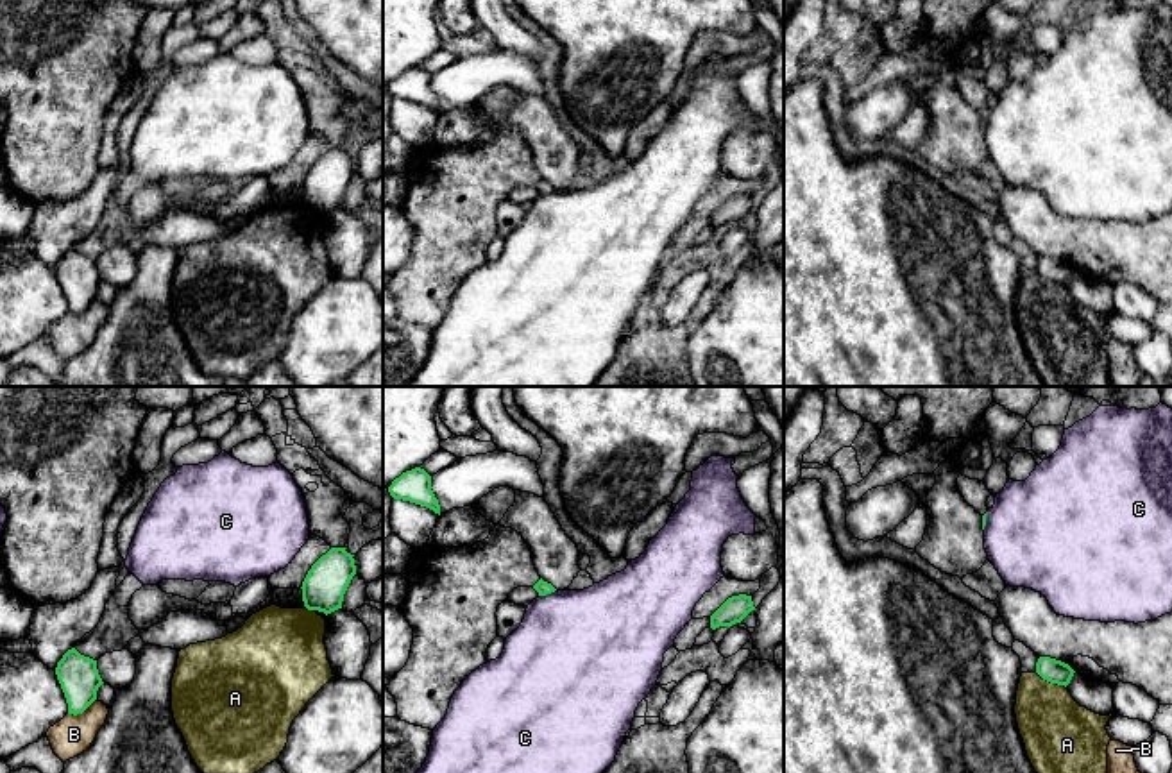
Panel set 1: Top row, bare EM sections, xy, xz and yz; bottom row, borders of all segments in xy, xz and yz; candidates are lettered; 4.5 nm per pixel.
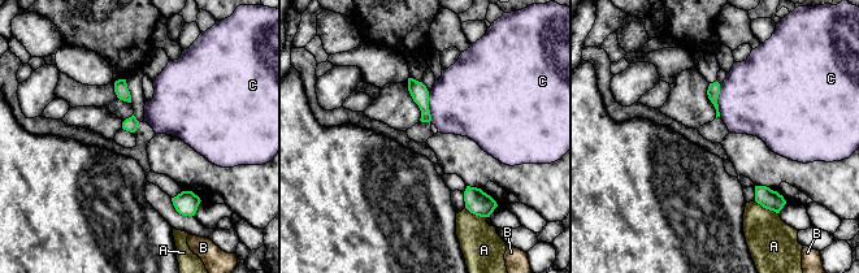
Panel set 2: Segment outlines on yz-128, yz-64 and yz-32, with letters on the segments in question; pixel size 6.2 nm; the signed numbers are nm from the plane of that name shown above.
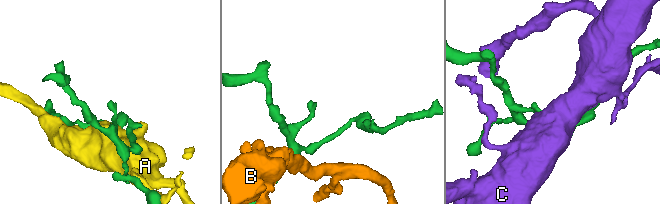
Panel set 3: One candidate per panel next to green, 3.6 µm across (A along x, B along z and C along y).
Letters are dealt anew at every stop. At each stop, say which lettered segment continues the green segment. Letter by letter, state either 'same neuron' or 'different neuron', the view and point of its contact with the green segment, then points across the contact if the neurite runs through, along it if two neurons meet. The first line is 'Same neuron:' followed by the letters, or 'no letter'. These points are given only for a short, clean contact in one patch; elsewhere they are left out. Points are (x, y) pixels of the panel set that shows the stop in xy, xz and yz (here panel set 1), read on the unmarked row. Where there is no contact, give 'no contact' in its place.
Same neuron: no letter
A: different neuron; meets green in yz at (1051, 281)
B: different neuron; meets green in xy at (81, 312); border along xy (95, 297), (81, 312), (68, 314)
C: different neuron; meets green in xz at (546, 192); border along xz (555, 188), (539, 195)

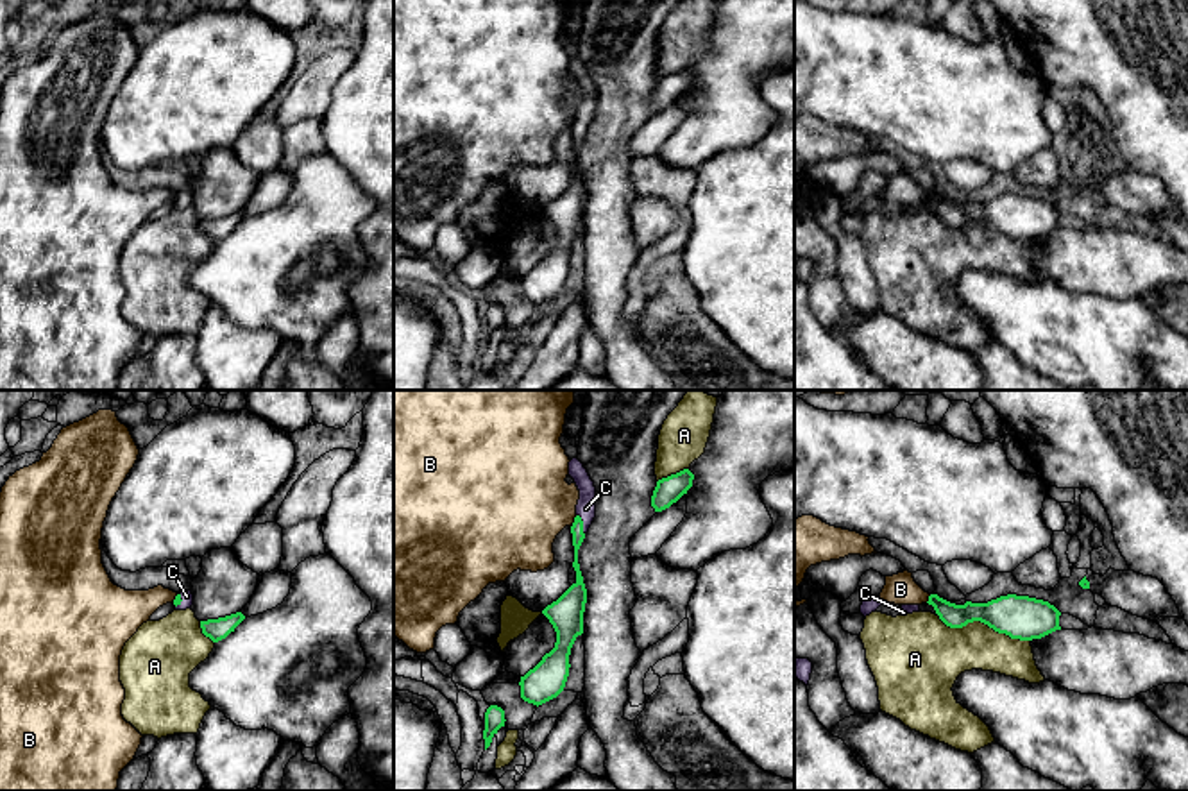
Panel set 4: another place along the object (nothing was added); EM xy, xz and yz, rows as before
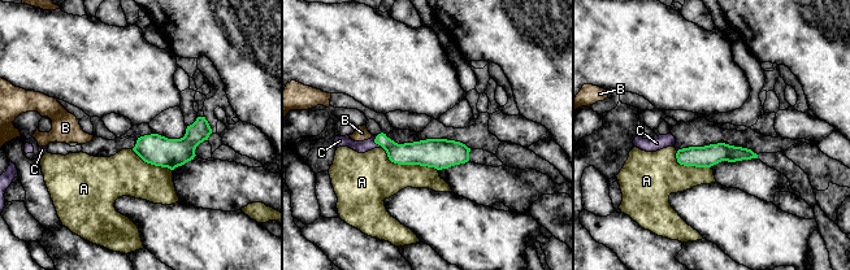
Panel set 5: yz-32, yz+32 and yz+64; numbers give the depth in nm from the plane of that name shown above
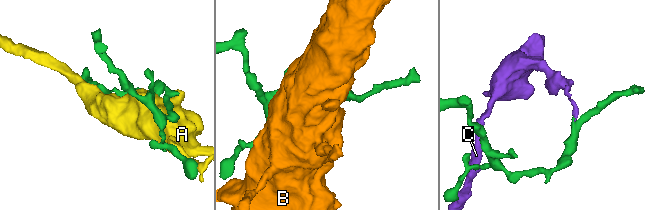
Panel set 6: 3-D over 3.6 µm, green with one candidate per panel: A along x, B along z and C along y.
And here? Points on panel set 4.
Same neuron: C
A: different neuron; meets green in yz at (983, 221)
B: different neuron; meets green in xz at (575, 119); border along xz (577, 115), (571, 122)
C: same neuron; meets green in xz at (582, 124); runs through xz (577, 127), (582, 124), (585, 108)

